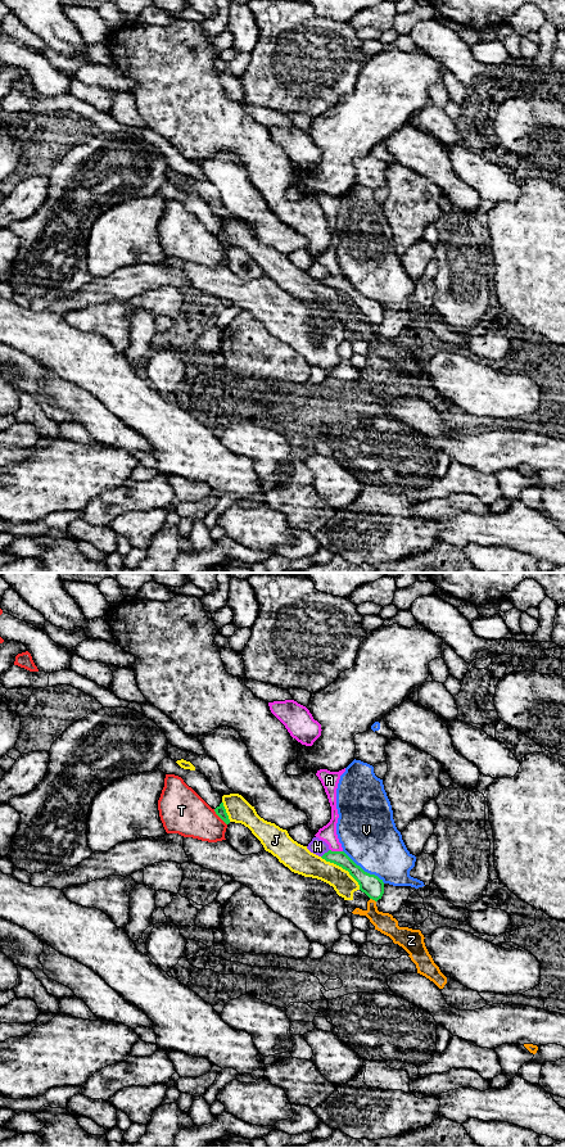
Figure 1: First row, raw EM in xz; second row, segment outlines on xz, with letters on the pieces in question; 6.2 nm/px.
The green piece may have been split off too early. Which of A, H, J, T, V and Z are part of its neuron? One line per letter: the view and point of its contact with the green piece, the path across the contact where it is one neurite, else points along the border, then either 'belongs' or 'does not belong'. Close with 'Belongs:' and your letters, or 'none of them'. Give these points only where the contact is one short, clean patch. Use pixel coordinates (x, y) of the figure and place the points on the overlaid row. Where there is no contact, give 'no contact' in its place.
A: meets green in xz at (337, 852); does not belong
H: meets green in xz at (325, 853); border along xz (329, 849), (321, 857); does not belong
J: meets green in xz at (343, 868); does not belong
T: meets green in xz at (218, 816); does not belong
V: meets green in xz at (362, 869); does not belong
Z: meets green in xz at (373, 899); border along xz (370, 898), (375, 902); does not belong
Belongs: none of them

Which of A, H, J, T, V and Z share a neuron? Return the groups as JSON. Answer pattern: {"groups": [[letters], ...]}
{"groups": [["A"], ["H"], ["J", "Z"], ["T"], ["V"]]}

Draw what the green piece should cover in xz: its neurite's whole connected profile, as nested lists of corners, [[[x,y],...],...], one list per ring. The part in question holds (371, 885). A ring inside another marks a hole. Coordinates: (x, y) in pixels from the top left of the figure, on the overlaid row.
[[[329,850],[321,858],[348,871],[349,874],[358,882],[360,890],[365,892],[370,899],[375,901],[381,899],[384,894],[383,880],[375,874],[365,872],[344,851]]]

